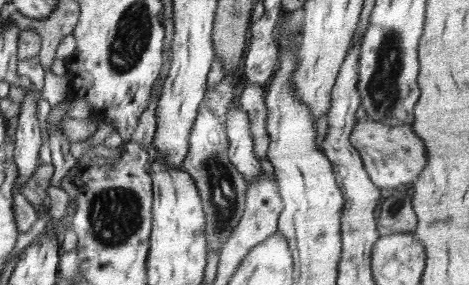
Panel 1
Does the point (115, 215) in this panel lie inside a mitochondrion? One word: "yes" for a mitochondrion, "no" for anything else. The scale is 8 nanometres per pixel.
yes

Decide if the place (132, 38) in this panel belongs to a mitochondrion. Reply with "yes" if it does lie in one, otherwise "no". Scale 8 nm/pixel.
yes

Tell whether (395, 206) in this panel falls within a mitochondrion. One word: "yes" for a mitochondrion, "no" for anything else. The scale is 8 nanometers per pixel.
yes

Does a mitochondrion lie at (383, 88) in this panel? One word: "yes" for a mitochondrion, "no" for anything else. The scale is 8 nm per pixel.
yes

